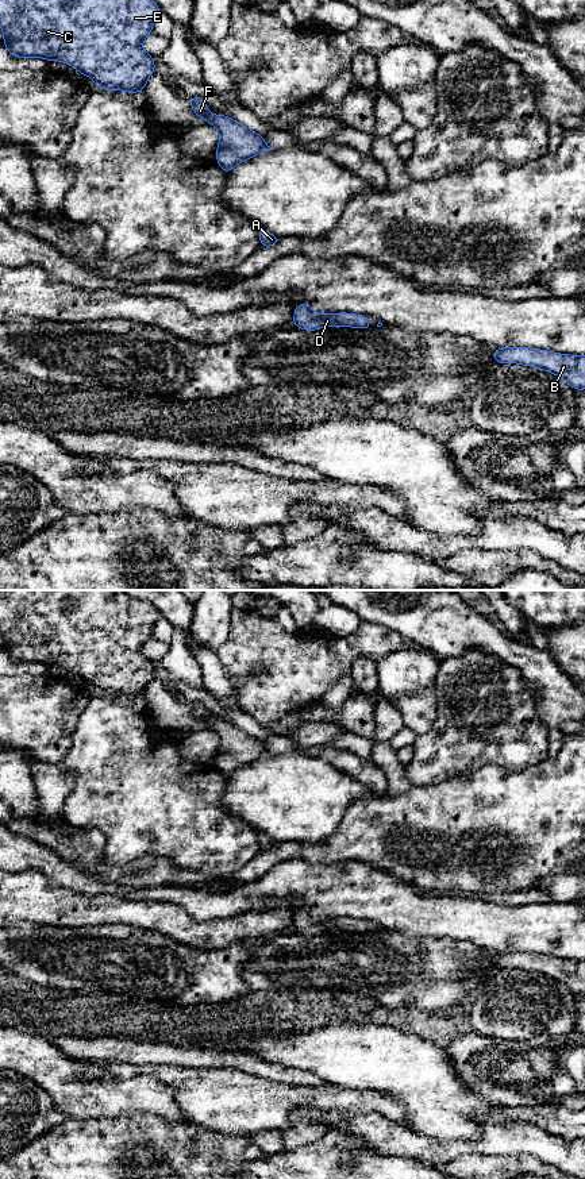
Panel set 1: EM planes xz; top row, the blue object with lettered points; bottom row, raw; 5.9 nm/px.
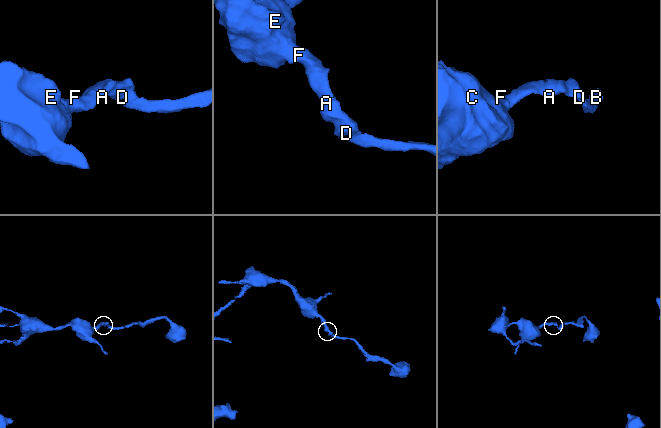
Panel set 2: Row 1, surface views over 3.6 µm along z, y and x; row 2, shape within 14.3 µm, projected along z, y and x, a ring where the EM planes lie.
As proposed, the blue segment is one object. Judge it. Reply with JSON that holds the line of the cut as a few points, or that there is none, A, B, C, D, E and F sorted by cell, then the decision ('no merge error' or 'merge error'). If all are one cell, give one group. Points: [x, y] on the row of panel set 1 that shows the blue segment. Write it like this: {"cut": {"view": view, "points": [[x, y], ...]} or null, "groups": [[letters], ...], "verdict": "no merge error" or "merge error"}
{"cut": null, "groups": [["A", "B", "C", "D", "E", "F"]], "verdict": "no merge error"}

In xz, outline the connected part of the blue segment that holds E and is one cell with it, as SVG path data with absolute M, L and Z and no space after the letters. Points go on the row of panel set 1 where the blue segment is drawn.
M0 0L0 27L14 57L62 61L89 76L96 88L135 95L155 70L142 42L159 12L154 0Z

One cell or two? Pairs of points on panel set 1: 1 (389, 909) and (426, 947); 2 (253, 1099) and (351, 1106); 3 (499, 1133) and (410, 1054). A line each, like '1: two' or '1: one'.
1: two
2: one
3: two

